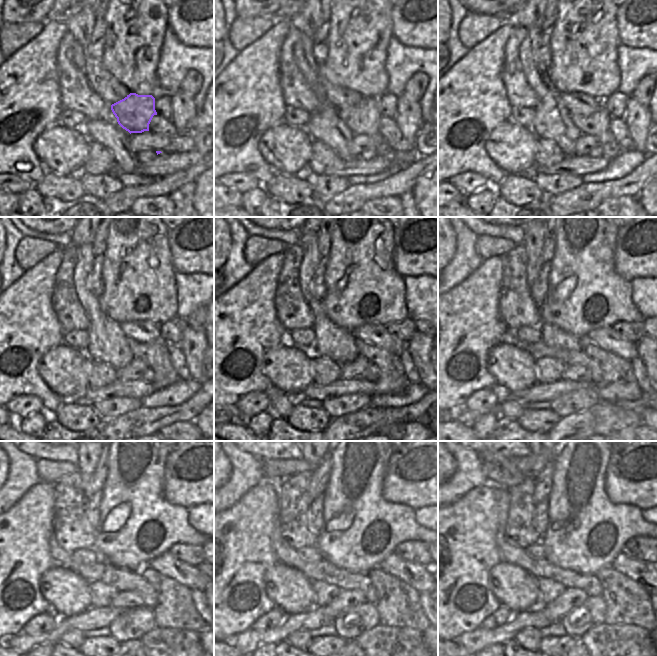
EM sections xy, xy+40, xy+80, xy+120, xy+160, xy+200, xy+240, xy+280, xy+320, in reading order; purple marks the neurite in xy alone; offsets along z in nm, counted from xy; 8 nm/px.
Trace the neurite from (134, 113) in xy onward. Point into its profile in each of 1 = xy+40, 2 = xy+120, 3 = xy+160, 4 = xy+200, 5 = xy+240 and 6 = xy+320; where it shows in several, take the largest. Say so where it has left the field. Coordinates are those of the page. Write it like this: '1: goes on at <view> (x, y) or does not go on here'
1: goes on at xy+40 (363, 119)
2: goes on at xy+120 (156, 355)
3: goes on at xy+160 (392, 380)
4: goes on at xy+200 (618, 382)
5: goes on at xy+240 (174, 608)
6: goes on at xy+320 (627, 603)

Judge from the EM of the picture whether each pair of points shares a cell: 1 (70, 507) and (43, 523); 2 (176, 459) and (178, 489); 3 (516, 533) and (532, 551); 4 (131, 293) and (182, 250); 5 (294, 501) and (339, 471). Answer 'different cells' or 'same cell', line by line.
1: different cells
2: same cell
3: different cells
4: different cells
5: different cells

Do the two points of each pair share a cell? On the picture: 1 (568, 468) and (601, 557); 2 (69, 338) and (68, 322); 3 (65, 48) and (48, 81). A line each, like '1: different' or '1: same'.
1: same
2: different
3: different

